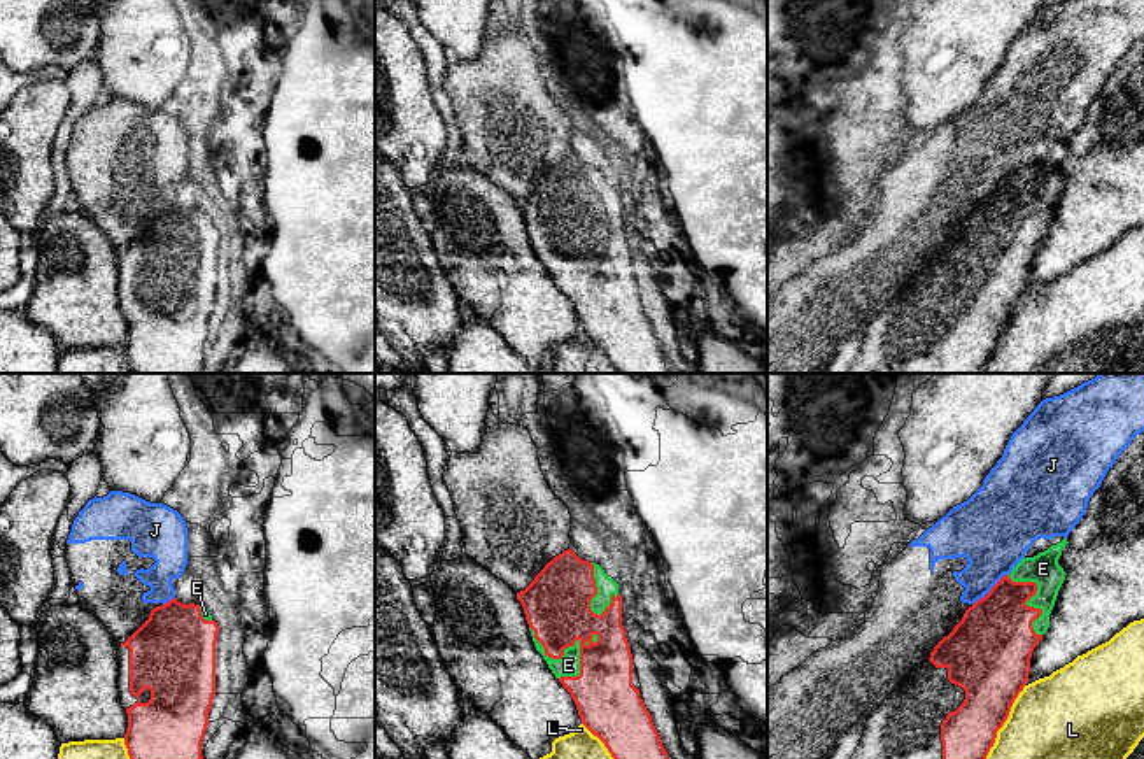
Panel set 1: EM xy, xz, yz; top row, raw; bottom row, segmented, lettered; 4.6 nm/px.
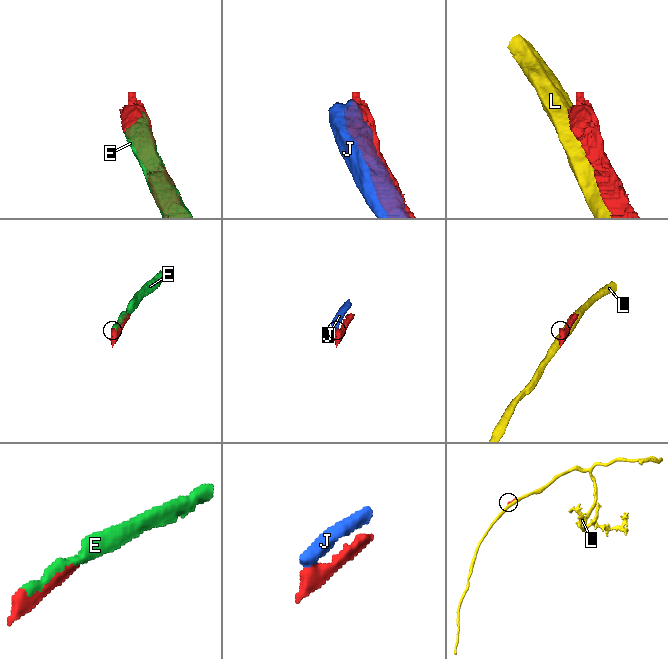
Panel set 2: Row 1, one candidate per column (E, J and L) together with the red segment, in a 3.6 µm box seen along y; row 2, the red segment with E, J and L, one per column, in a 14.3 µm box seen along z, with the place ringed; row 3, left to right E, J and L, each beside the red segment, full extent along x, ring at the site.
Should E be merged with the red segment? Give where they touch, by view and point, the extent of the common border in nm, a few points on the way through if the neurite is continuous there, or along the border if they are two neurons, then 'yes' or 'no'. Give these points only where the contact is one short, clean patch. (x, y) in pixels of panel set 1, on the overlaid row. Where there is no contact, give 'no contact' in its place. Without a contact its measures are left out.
xz (563, 651) | 320 nm | yes

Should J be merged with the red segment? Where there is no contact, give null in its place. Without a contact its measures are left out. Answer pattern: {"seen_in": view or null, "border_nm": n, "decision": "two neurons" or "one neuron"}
{"seen_in": "yz", "border_nm": 220, "decision": "two neurons"}

